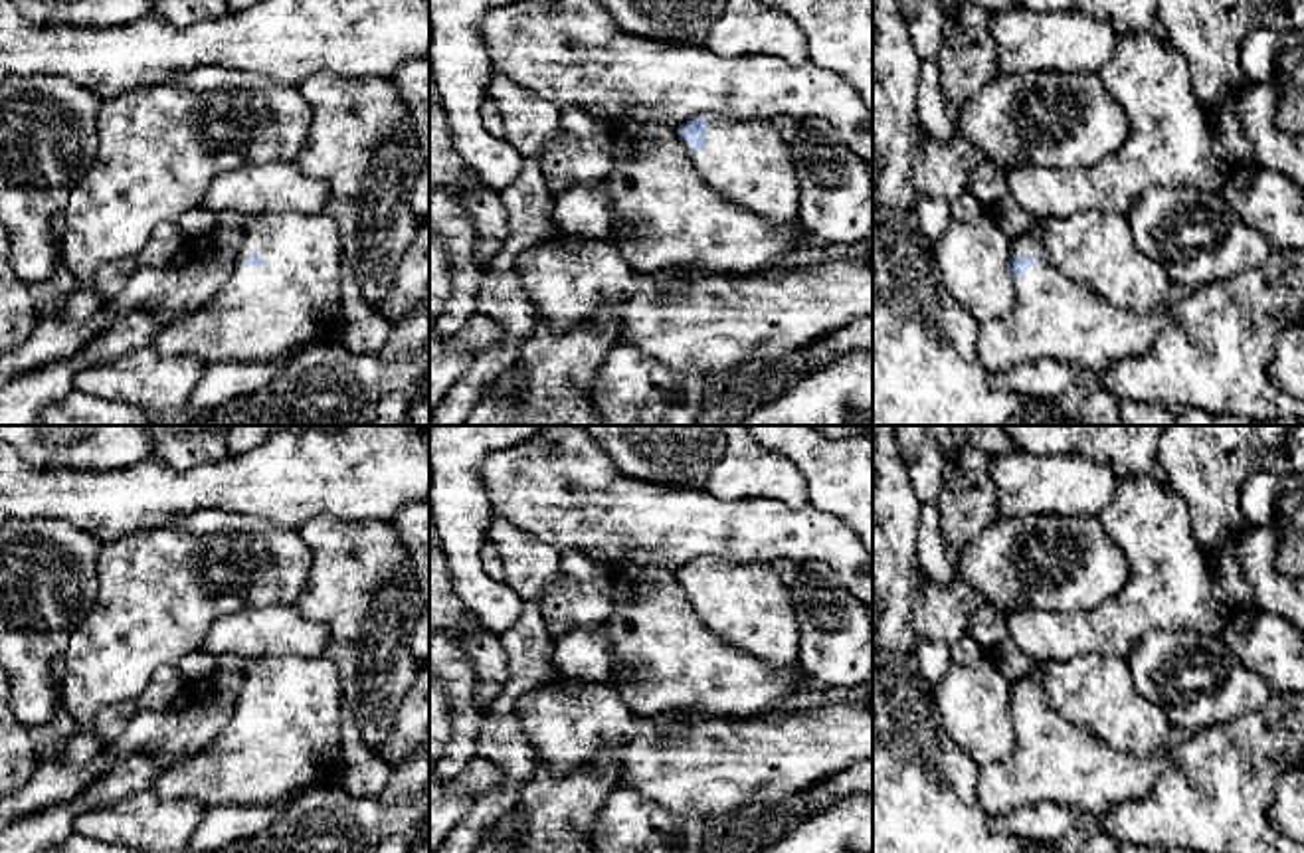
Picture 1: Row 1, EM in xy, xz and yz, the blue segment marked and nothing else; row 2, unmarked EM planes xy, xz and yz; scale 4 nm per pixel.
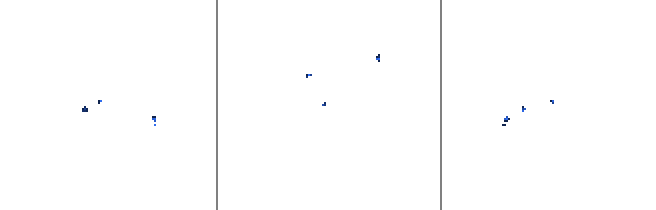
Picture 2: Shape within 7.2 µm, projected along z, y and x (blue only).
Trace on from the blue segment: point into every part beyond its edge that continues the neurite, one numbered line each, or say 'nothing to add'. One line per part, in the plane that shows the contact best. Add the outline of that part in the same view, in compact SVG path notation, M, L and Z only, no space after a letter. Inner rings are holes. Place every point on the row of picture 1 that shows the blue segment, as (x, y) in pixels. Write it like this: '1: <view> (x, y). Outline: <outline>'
1: xz (746, 161). Outline: M706 115L706 146L695 150L695 141L681 141L691 162L700 170L704 182L728 202L762 216L776 226L799 220L799 180L795 174L792 146L780 137L770 119L730 119Z

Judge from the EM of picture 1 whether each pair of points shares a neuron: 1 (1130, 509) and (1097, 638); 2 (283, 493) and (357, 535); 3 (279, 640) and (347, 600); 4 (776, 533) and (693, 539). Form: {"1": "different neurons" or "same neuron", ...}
{"1": "same neuron", "2": "different neurons", "3": "different neurons", "4": "same neuron"}

